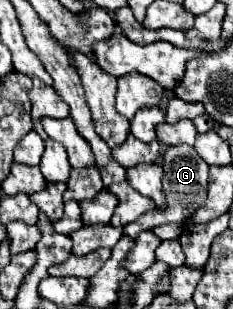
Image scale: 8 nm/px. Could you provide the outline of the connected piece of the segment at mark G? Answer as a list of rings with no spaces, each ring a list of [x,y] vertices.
[[[180,144],[180,146],[170,146],[166,152],[164,152],[164,178],[162,178],[162,184],[164,184],[164,192],[166,192],[166,198],[168,198],[168,208],[166,210],[150,210],[146,214],[142,214],[138,220],[134,220],[132,224],[124,226],[124,236],[130,236],[130,238],[136,238],[138,232],[144,232],[144,230],[150,230],[154,226],[160,226],[160,224],[172,224],[172,222],[186,222],[190,218],[190,214],[200,208],[204,202],[206,202],[206,188],[208,188],[208,166],[202,158],[198,158],[196,150],[186,146],[186,144]]]

